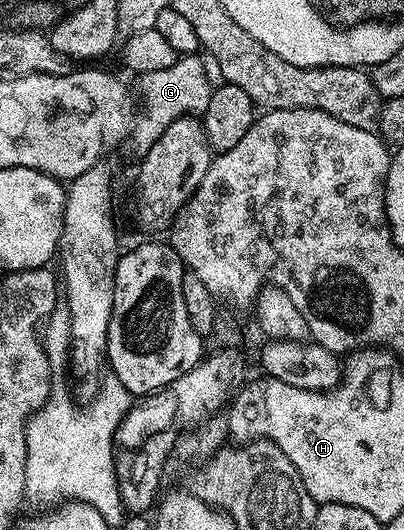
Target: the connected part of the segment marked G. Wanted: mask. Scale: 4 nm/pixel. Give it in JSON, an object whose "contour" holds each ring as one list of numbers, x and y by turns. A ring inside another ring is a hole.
{"contour":[[197,54,179,57,168,69,156,69,156,73,141,76,142,116,133,120,128,131,128,144,138,157,145,155,155,141,172,125,172,121,197,116,205,112,212,84,205,75,205,65]]}

